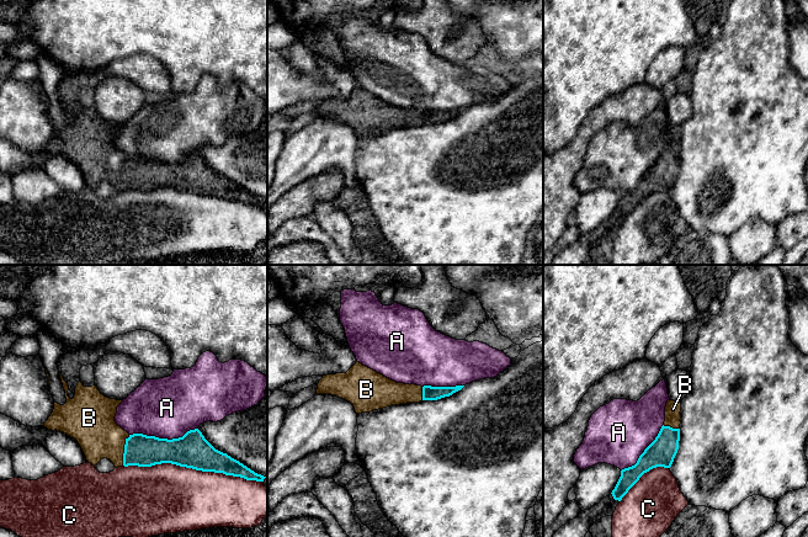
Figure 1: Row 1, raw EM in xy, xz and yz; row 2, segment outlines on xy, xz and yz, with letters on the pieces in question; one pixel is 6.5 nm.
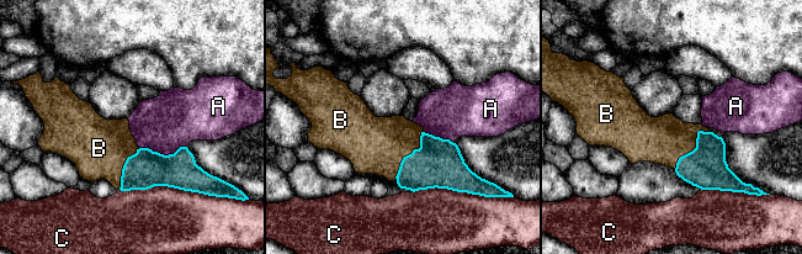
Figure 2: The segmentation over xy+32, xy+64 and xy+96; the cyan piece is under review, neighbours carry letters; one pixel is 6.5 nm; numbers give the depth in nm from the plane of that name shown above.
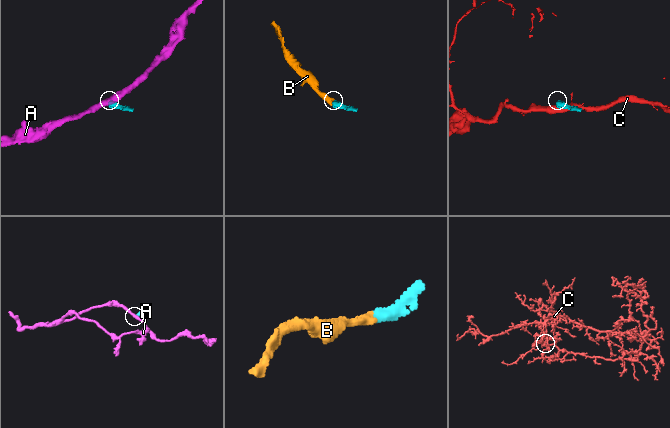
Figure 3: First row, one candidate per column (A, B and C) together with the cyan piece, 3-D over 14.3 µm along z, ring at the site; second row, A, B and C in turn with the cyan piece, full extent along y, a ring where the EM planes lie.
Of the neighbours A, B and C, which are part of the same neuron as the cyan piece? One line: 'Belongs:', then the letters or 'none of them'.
Belongs: B

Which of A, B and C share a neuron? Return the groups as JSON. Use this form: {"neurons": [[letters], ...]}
{"neurons": [["A"], ["B"], ["C"]]}

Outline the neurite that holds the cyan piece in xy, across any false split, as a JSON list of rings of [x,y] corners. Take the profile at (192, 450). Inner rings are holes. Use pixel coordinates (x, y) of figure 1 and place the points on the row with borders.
[[[62,374],[60,379],[67,403],[60,405],[54,402],[53,413],[43,426],[75,438],[86,461],[92,466],[107,458],[116,468],[171,463],[246,480],[264,482],[266,478],[216,450],[198,429],[172,440],[143,434],[129,435],[115,421],[117,406],[123,400],[110,399],[101,394],[96,386],[84,387],[81,382],[78,383],[75,395],[70,399],[68,383]]]

